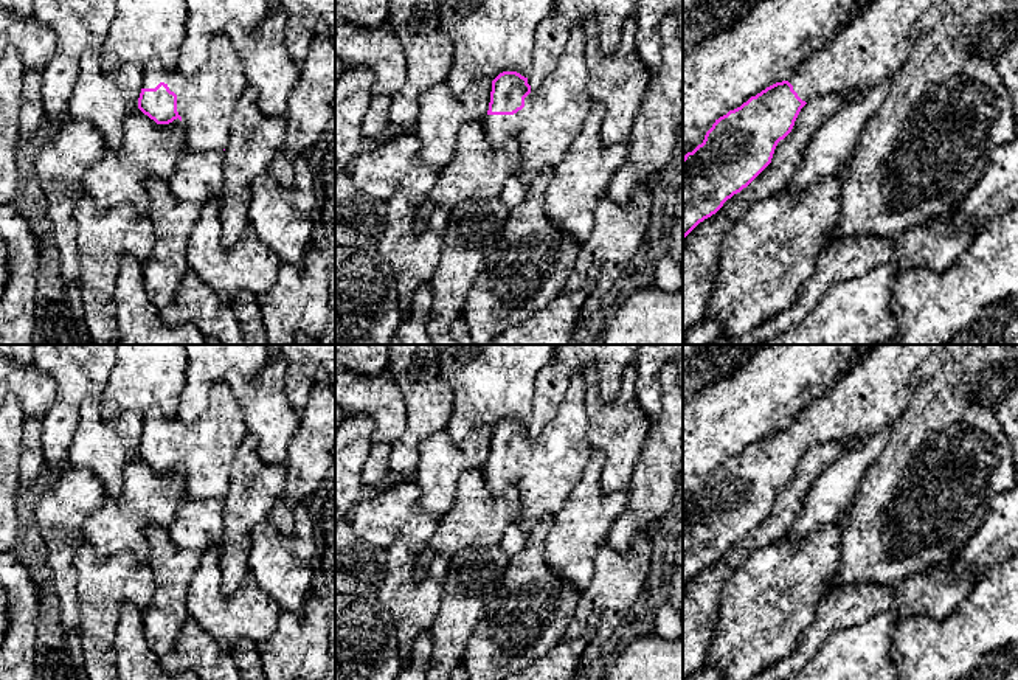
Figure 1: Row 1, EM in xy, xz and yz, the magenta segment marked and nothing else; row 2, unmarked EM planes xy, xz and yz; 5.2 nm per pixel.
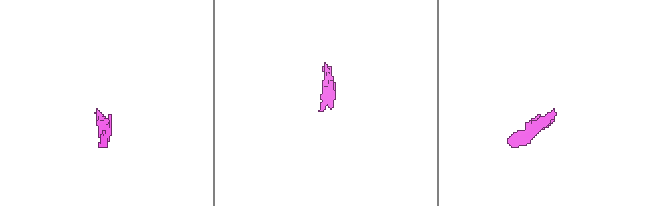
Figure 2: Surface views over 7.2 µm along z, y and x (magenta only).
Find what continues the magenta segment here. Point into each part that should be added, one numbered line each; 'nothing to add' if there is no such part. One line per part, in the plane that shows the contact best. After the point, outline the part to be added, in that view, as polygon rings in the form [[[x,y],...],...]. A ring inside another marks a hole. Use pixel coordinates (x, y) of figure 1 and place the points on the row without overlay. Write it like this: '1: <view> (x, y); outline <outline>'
1: xy (205, 449); outline [[[225,380],[209,390],[209,407],[192,424],[169,419],[158,408],[143,416],[141,436],[155,436],[164,430],[177,442],[177,460],[185,477],[185,491],[191,500],[223,500],[228,492],[230,470],[236,450],[247,435],[242,407]]]

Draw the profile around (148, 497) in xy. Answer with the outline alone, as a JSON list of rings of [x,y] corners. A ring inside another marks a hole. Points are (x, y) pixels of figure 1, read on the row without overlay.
[[[132,456],[124,467],[119,497],[107,498],[85,520],[85,540],[99,556],[129,551],[147,562],[146,528],[169,528],[185,497],[185,477],[178,466],[169,472],[157,472],[140,456]]]

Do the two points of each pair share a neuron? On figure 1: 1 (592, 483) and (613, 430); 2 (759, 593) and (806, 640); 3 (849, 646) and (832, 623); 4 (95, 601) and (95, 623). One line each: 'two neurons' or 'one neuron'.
1: two neurons
2: two neurons
3: two neurons
4: one neuron

